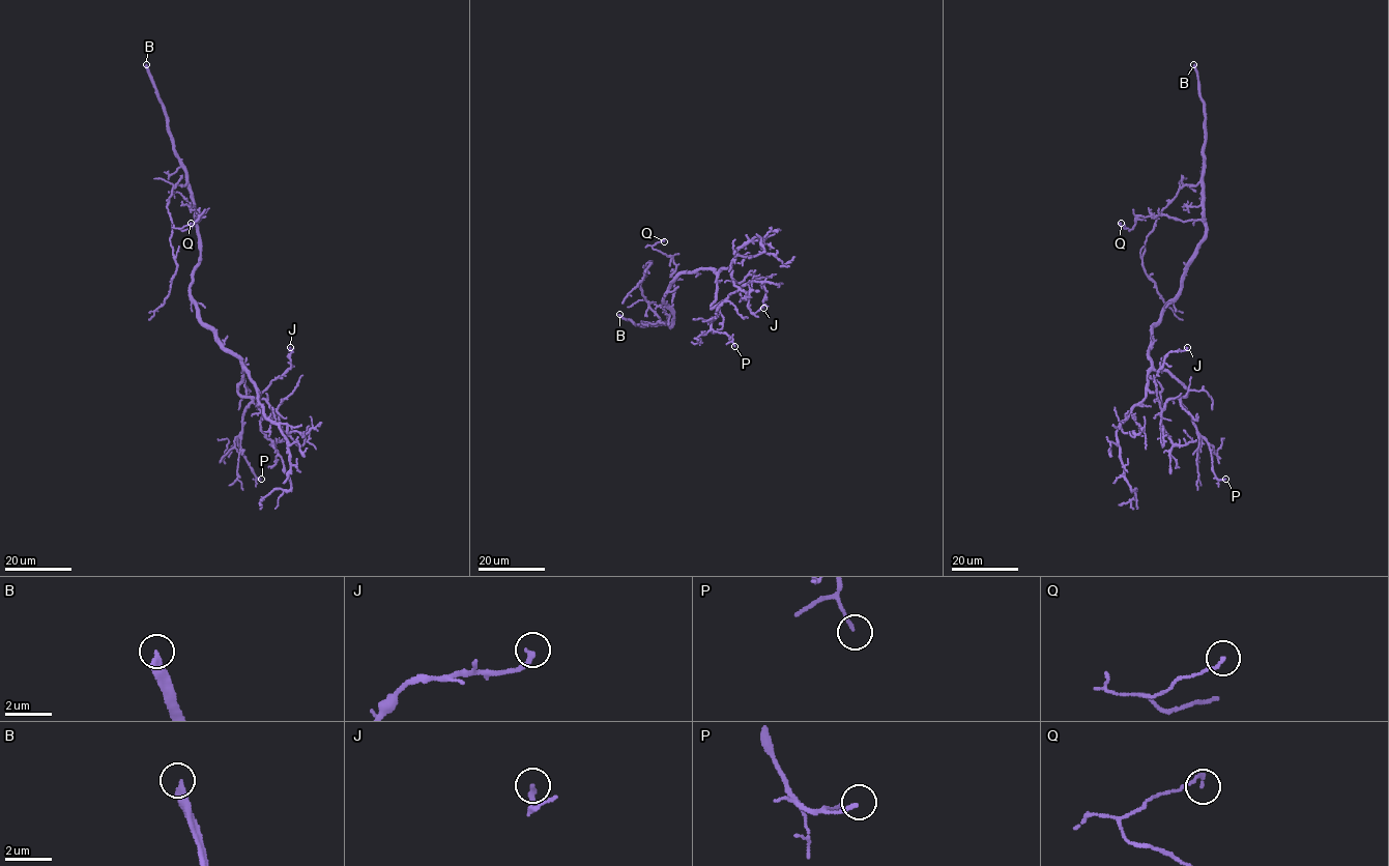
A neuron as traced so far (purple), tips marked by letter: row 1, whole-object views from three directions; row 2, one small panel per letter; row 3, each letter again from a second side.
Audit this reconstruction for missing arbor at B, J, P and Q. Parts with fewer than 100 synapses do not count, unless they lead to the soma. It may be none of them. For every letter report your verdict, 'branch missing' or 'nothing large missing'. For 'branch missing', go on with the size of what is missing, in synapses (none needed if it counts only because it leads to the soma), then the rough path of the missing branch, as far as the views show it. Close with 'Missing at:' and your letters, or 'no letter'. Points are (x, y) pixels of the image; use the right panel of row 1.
B: branch missing | 450 syn
J: nothing large missing
P: nothing large missing
Q: nothing large missing
Missing at: B

